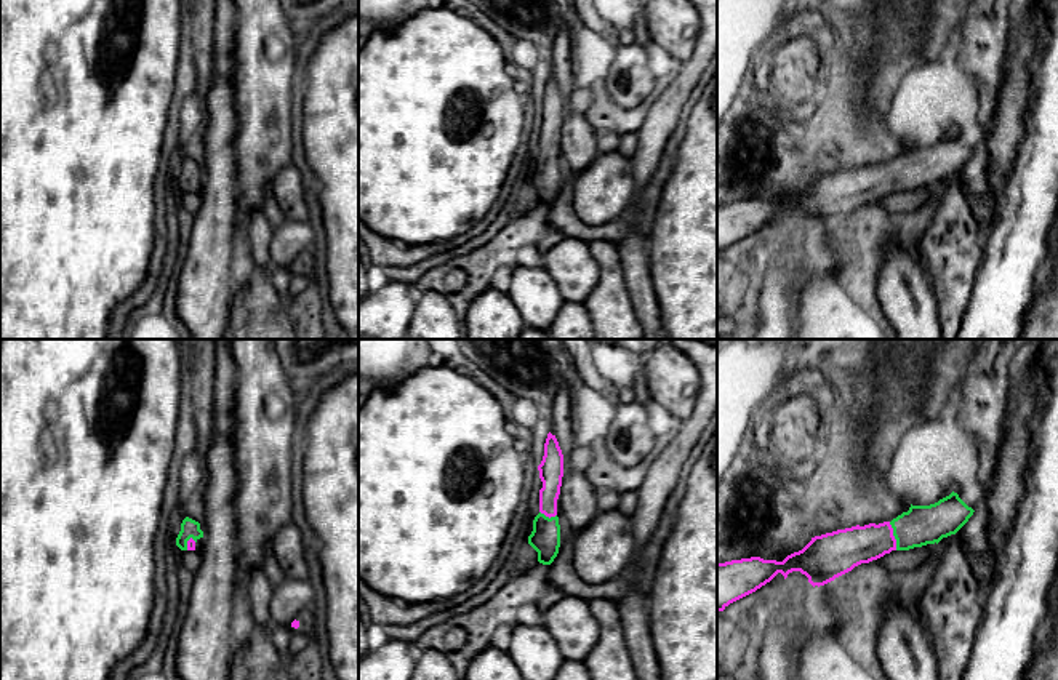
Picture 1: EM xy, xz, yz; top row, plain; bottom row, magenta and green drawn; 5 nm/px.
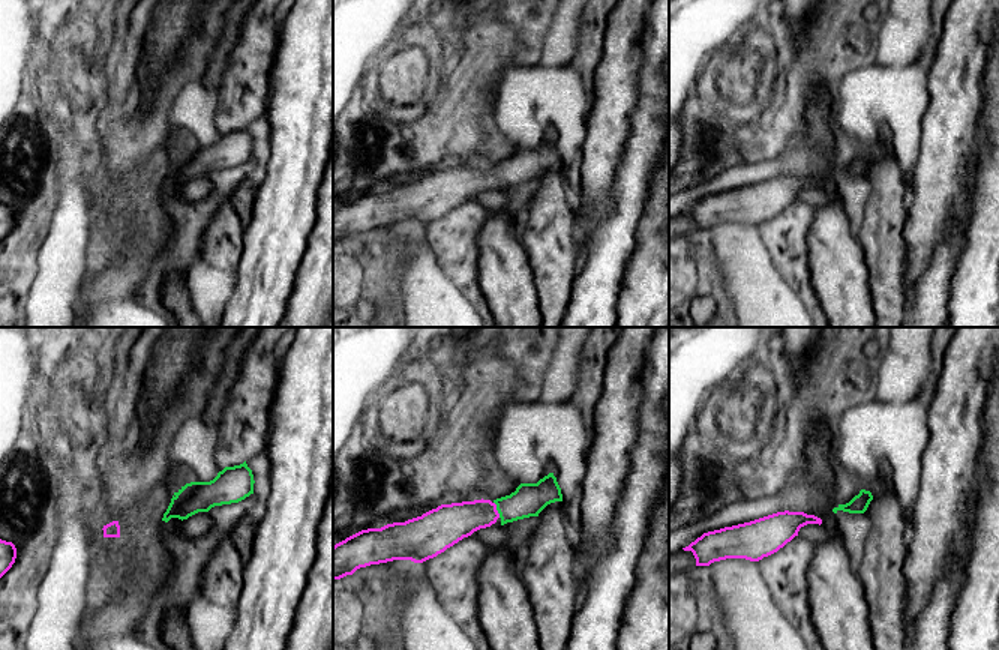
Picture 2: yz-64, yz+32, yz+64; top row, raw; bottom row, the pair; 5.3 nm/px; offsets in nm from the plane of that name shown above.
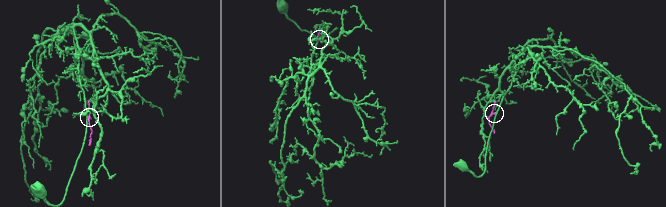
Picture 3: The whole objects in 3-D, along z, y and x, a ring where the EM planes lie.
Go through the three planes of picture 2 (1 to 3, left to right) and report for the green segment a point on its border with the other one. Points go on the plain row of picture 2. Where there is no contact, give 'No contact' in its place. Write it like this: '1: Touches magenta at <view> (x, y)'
1: No contact
2: Touches magenta at yz+32 (495, 173)
3: No contact

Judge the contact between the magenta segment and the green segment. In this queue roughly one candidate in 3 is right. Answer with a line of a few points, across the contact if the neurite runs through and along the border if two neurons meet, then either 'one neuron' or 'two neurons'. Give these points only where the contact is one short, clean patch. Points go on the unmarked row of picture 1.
yz (845, 191), (893, 178), (921, 167) | one neuron

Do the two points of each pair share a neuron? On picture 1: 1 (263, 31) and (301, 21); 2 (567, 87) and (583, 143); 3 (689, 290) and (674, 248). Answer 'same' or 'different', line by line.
1: different
2: same
3: same

